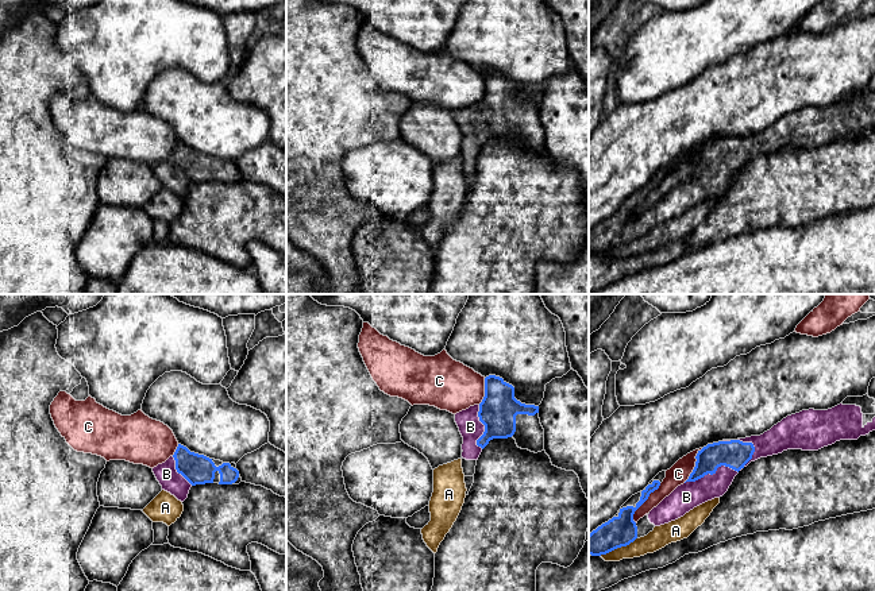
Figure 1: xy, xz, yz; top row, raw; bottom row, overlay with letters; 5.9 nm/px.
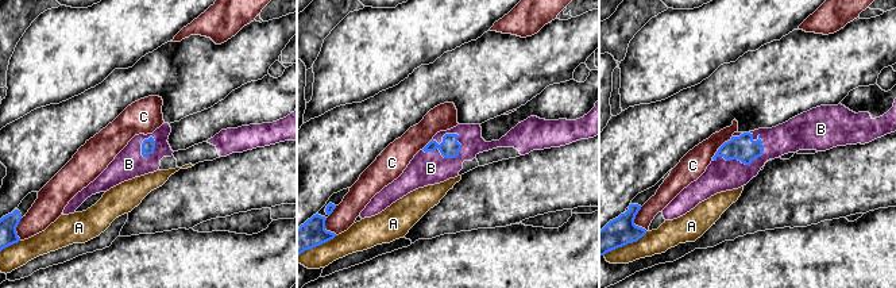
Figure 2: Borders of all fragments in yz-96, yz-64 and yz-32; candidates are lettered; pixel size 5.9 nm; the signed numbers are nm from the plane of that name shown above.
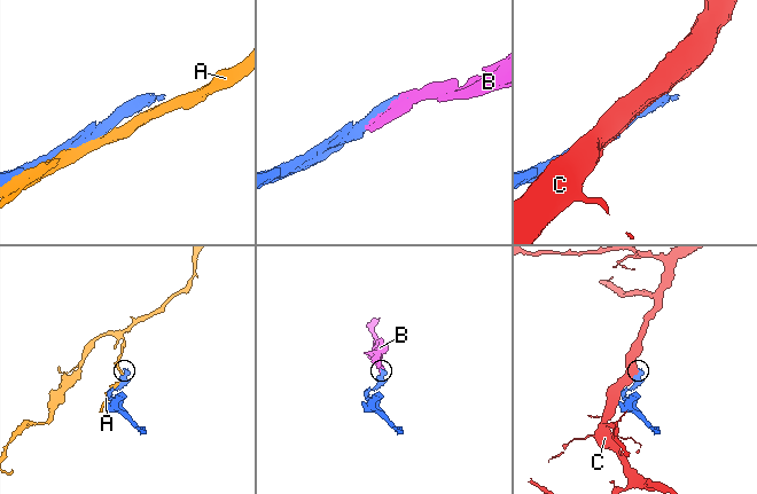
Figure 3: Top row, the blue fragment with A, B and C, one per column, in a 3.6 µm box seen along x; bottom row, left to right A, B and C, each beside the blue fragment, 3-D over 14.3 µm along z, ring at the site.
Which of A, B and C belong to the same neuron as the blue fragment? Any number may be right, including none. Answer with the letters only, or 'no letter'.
B

